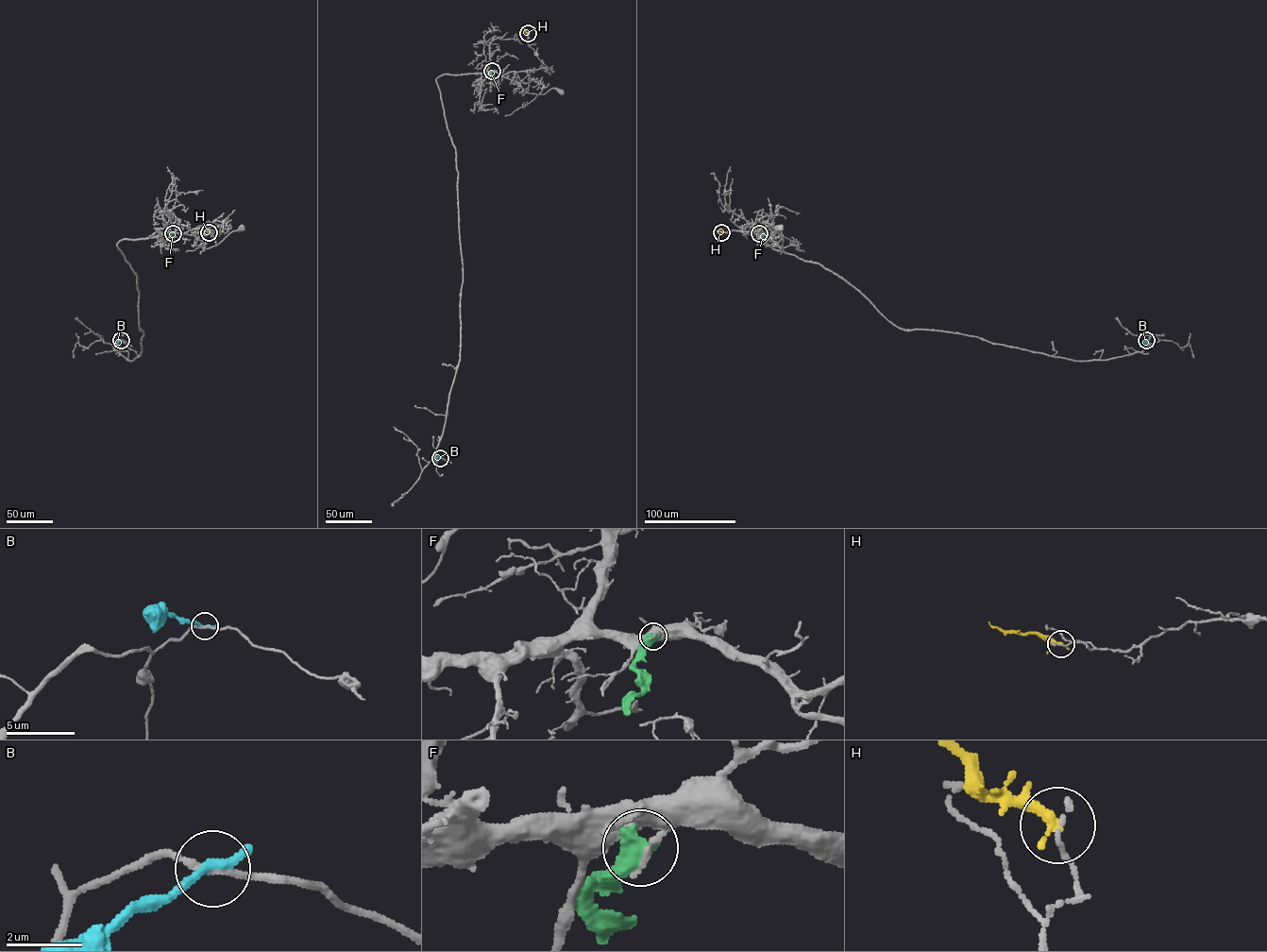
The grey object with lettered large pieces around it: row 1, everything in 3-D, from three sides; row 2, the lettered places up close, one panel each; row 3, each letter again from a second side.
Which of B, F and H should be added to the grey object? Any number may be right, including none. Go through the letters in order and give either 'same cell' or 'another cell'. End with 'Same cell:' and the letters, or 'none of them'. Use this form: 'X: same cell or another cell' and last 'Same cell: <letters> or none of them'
B: another cell
F: another cell
H: another cell
Same cell: none of them

